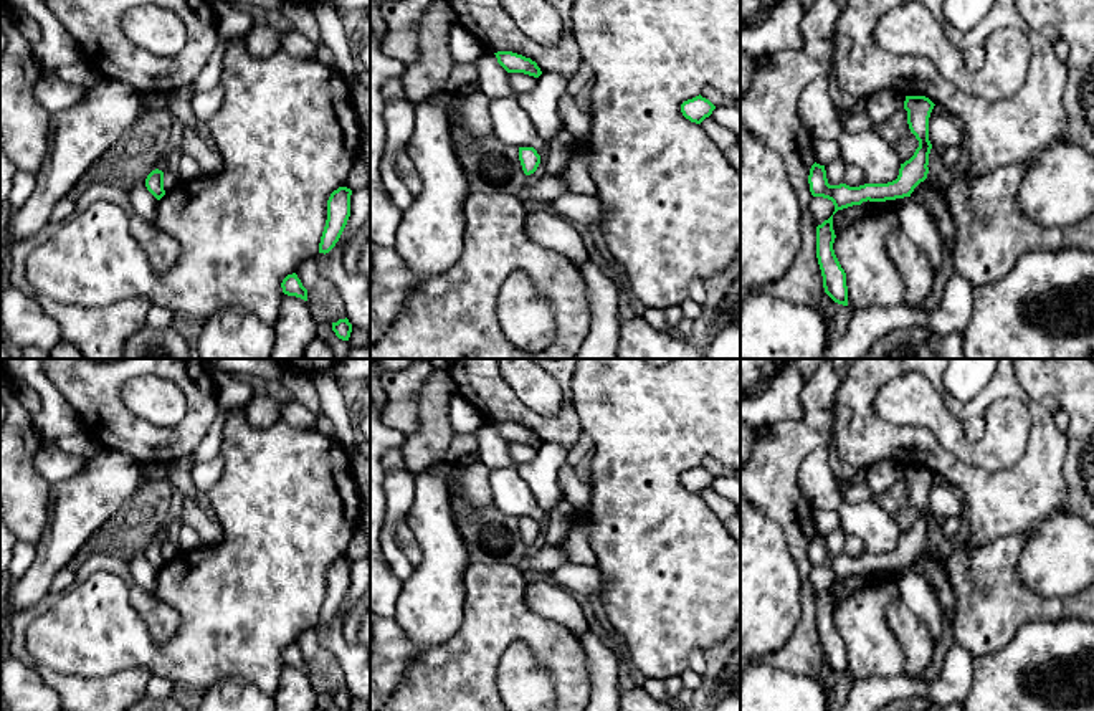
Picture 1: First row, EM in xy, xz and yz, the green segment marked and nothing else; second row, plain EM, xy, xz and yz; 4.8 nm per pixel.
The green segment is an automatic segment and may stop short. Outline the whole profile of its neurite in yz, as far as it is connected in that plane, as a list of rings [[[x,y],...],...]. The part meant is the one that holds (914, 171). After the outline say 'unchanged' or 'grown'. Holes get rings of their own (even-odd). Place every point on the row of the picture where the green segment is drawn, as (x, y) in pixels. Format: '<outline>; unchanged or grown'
[[[906,96],[904,109],[907,111],[907,124],[919,141],[914,155],[901,164],[896,180],[887,184],[864,184],[849,187],[846,184],[830,185],[825,165],[813,164],[808,175],[810,192],[813,197],[823,197],[833,202],[835,212],[861,205],[863,202],[886,202],[911,197],[914,188],[927,179],[929,154],[932,144],[929,141],[929,117],[934,103],[925,96]]]; unchanged

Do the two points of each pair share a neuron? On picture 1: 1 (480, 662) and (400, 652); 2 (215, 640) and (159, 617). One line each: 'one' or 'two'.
1: two
2: two

